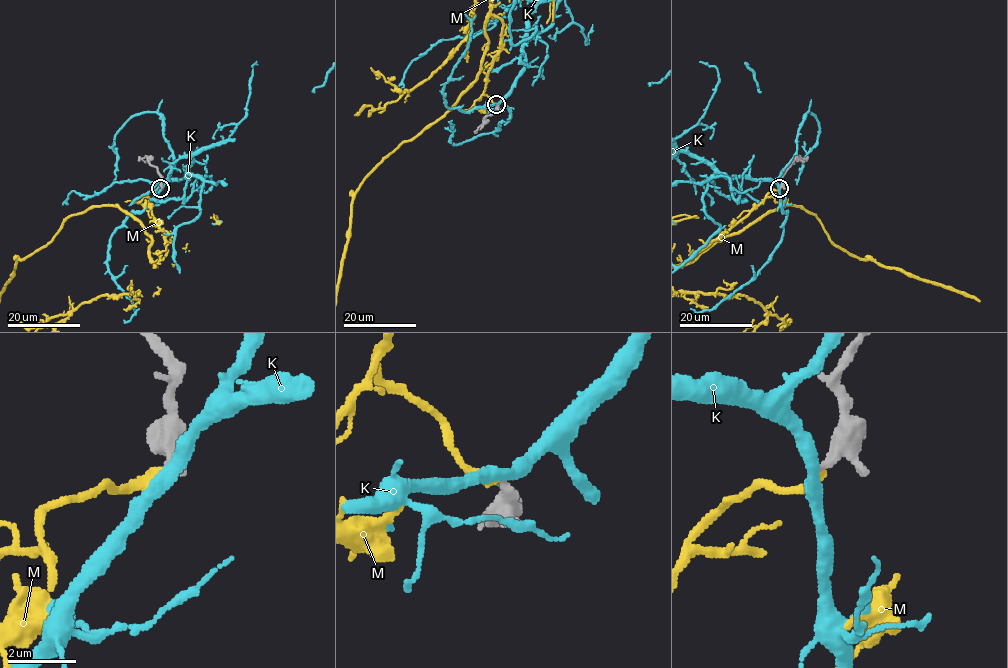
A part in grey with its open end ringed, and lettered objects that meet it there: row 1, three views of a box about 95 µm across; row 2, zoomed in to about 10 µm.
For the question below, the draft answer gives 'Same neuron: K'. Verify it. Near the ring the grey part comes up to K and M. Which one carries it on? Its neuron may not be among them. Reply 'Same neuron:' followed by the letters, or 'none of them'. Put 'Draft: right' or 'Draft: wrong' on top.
Draft: wrong
Same neuron: M

